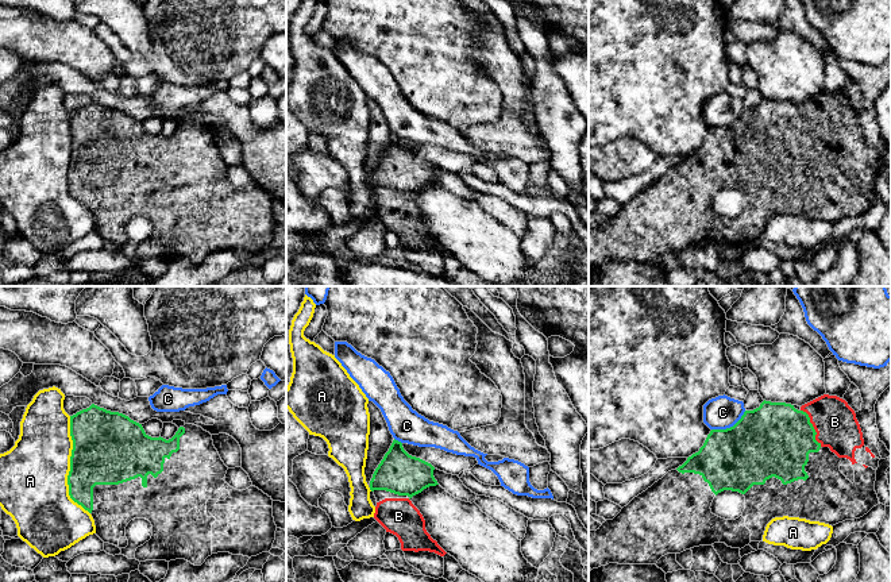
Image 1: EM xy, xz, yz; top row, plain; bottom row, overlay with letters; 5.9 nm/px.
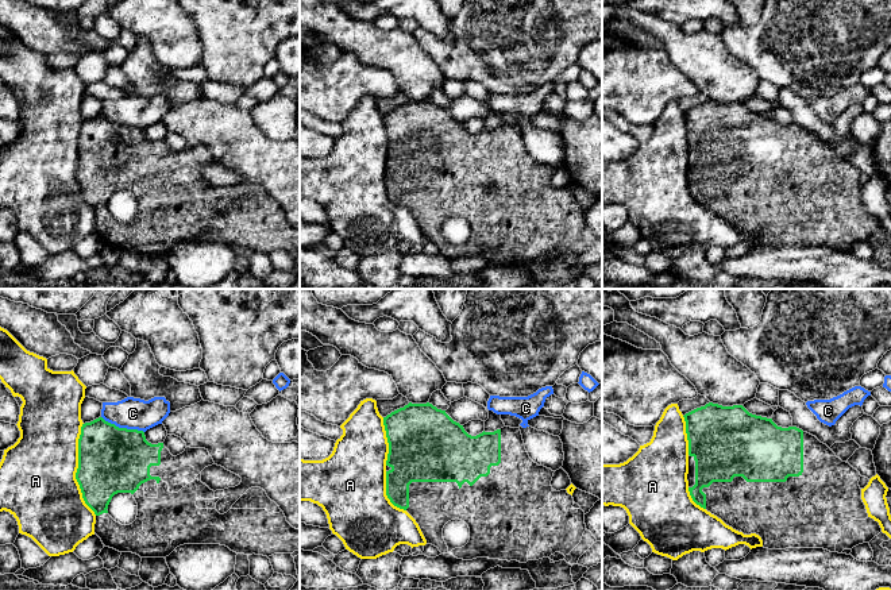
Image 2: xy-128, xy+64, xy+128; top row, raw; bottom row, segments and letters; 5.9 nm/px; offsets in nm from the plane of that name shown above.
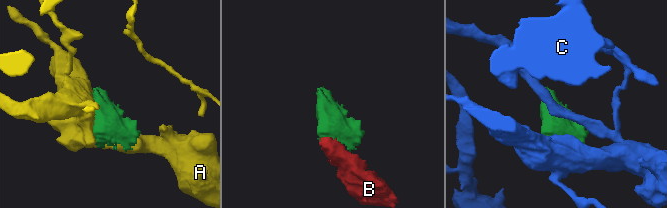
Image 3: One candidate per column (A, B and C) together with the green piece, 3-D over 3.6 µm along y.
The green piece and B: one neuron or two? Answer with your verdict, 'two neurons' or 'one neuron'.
one neuron

